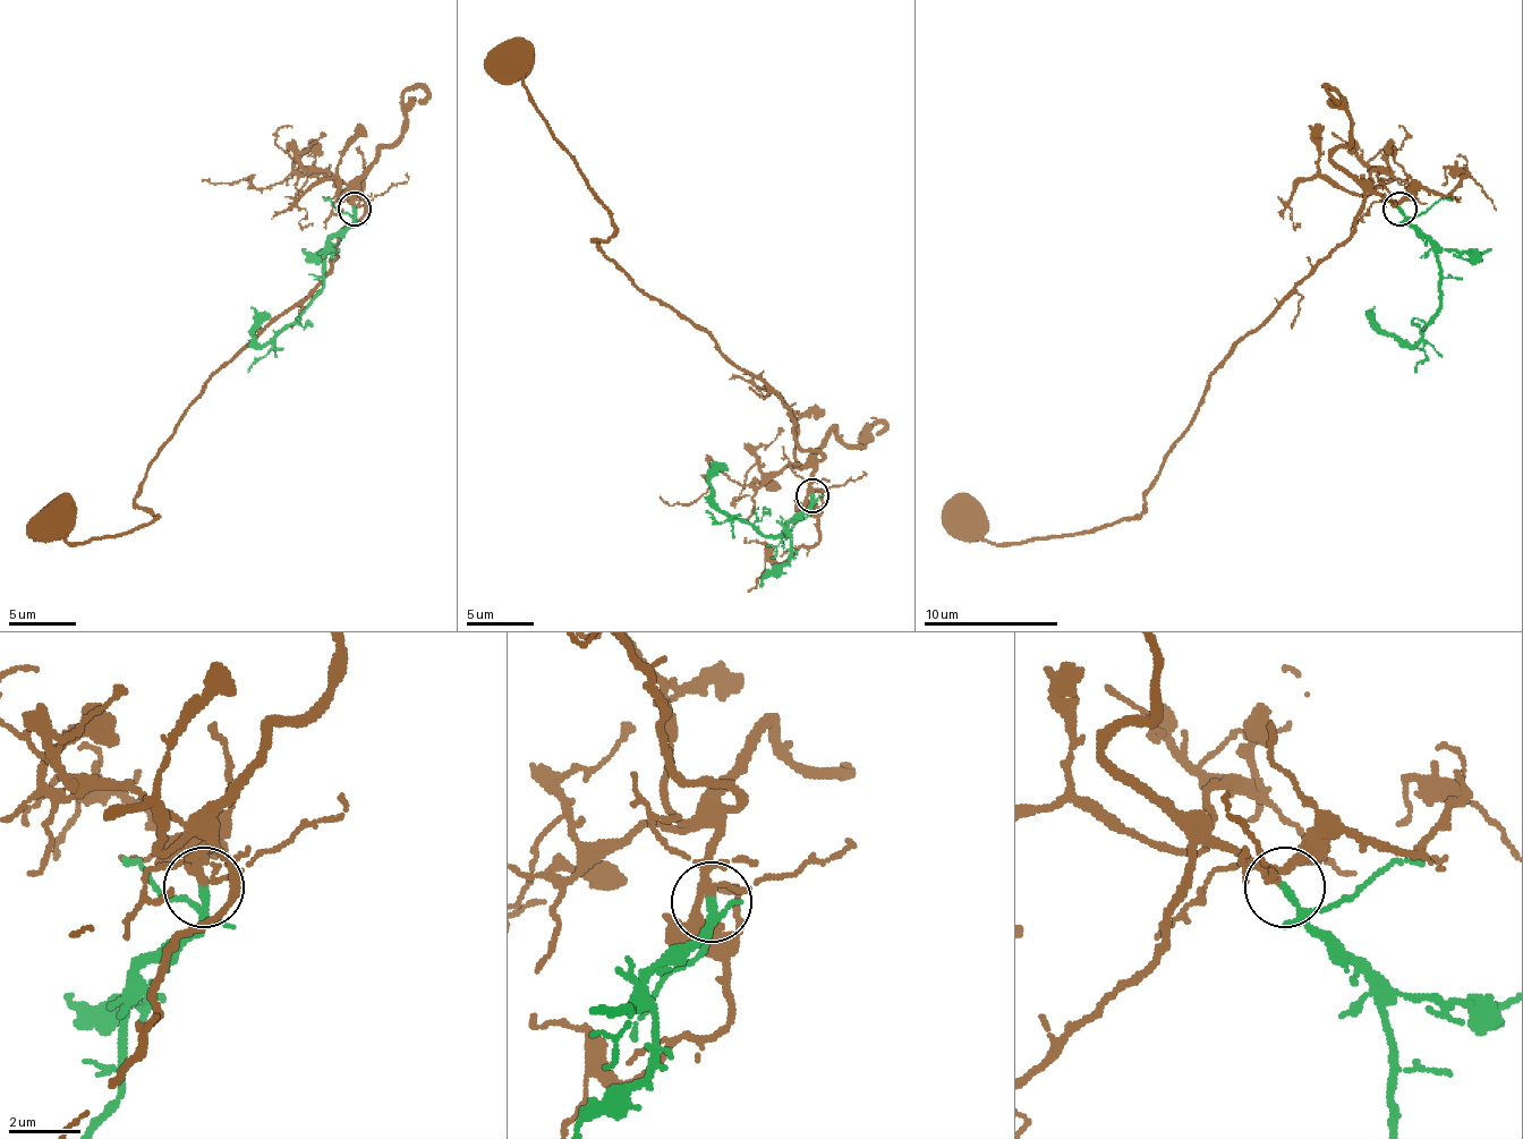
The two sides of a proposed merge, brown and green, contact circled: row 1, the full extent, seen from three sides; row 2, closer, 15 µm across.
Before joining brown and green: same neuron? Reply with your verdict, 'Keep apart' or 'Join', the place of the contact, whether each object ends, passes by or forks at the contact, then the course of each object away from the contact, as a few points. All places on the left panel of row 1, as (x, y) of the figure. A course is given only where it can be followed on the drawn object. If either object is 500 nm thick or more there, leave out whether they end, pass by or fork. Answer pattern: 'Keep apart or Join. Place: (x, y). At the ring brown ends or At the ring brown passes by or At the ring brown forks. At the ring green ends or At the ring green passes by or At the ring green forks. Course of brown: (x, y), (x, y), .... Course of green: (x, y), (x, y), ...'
Join. Place: (354, 209). At the ring brown forks. At the ring green forks. Course of brown: (354, 207), (333, 269), (192, 407), (134, 498), (154, 521), (70, 545), (60, 515). Course of green: (354, 207), (354, 221), (326, 245), (323, 291), (258, 346), (252, 305)

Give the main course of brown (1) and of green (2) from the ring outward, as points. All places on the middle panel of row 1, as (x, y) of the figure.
1: (811, 493), (822, 456), (798, 445), (791, 408), (592, 239), (612, 232), (612, 212), (518, 77), (518, 60)
2: (811, 496), (811, 503), (784, 526), (781, 536), (764, 536), (716, 506), (713, 469), (709, 469)

